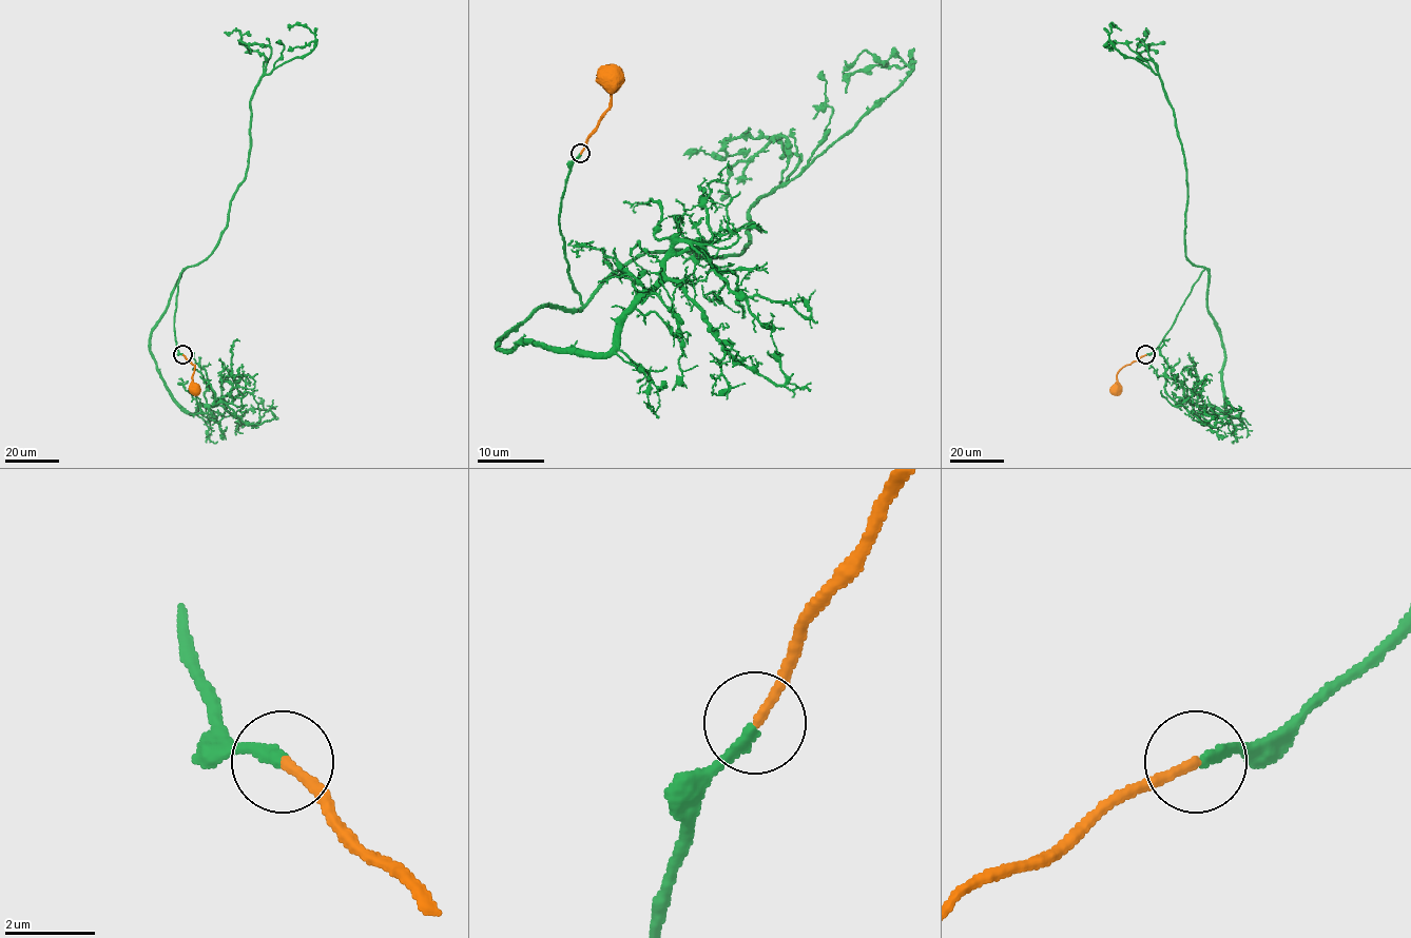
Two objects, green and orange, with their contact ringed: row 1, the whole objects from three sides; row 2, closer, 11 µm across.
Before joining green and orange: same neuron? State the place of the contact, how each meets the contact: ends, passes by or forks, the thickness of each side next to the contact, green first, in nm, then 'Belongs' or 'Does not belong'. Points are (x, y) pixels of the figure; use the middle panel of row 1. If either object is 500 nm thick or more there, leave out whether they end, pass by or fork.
Place: (580, 153). At the ring green ends. At the ring orange ends. Thickness 260 nm (green) against 200 nm. Belongs

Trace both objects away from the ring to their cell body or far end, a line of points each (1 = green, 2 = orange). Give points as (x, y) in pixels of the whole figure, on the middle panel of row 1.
1: (581, 155), (559, 229), (584, 305), (649, 252), (737, 256), (750, 210), (910, 62), (855, 71), (847, 92)
2: (581, 153), (585, 139), (610, 105), (610, 88), (604, 80), (618, 75)

